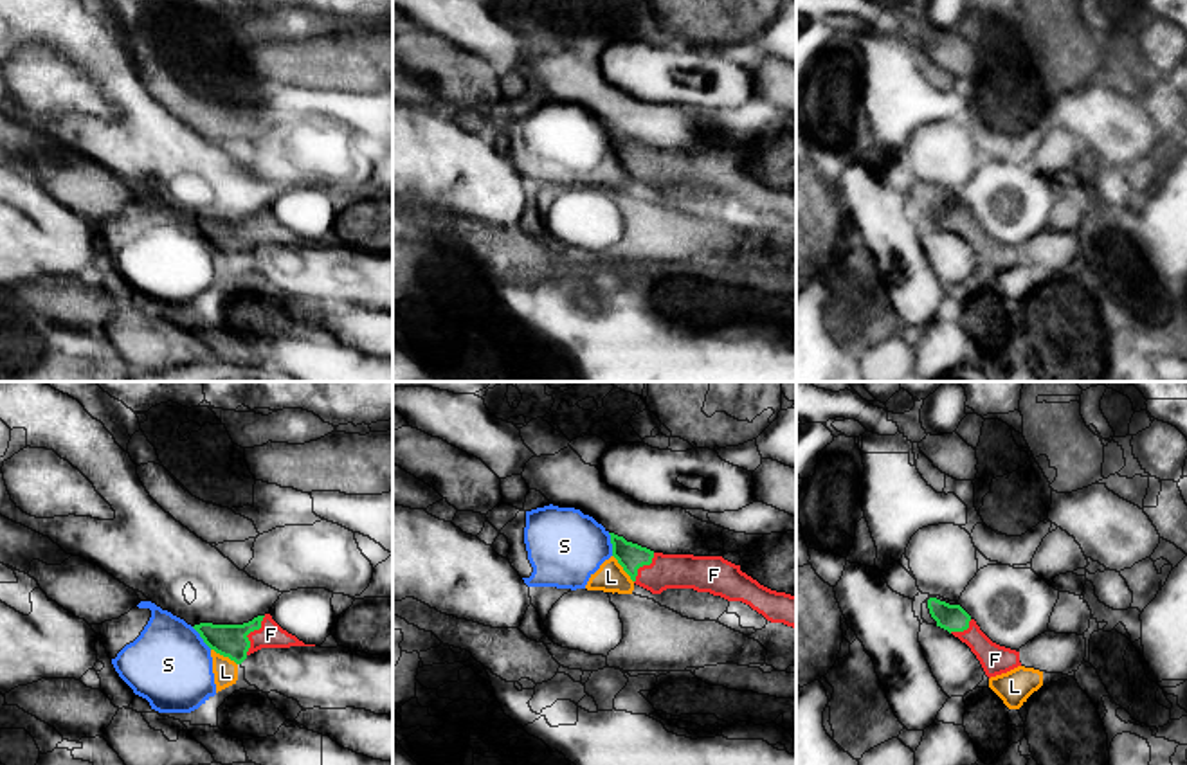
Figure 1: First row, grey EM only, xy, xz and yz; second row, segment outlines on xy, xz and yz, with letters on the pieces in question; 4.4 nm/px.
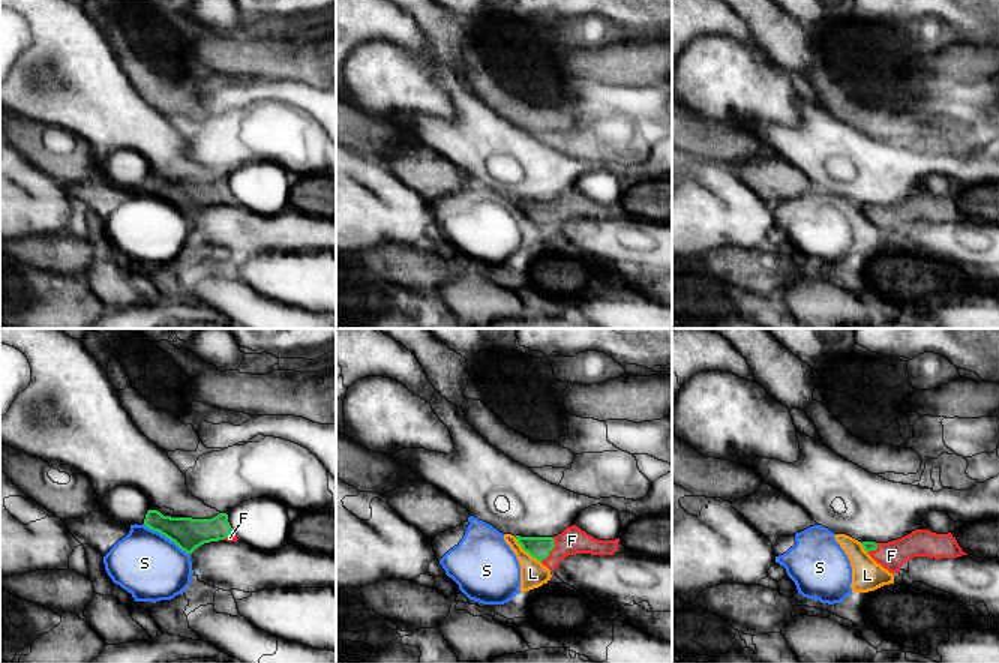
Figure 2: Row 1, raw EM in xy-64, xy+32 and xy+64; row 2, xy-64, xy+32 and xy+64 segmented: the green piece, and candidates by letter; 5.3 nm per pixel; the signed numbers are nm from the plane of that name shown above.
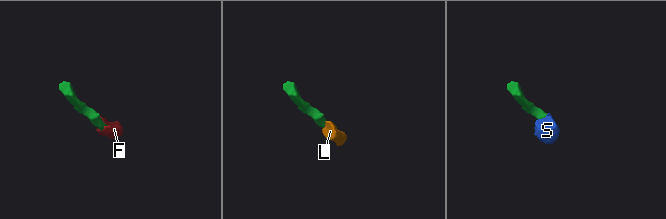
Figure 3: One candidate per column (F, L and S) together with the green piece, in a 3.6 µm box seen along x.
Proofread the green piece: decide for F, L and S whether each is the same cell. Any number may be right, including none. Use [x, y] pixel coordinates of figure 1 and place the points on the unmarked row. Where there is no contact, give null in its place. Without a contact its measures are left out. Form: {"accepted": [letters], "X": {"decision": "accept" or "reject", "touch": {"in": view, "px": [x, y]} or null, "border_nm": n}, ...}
{"accepted": ["F"], "F": {"decision": "accept", "touch": {"in": "xy", "px": [249, 229]}, "border_nm": 200}, "L": {"decision": "reject", "touch": {"in": "xy", "px": [224, 252]}, "border_nm": 140}, "S": {"decision": "reject", "touch": {"in": "xy", "px": [200, 233]}, "border_nm": 140}}

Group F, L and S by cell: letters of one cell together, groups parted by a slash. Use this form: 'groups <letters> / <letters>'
groups F / L S

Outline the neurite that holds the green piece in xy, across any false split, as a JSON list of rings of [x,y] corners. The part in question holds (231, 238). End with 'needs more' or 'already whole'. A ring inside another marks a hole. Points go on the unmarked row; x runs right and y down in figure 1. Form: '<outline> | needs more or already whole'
[[[270,211],[258,212],[243,221],[200,220],[193,223],[204,239],[216,250],[241,261],[250,250],[261,245],[315,243],[304,241],[283,227]]] | needs more

